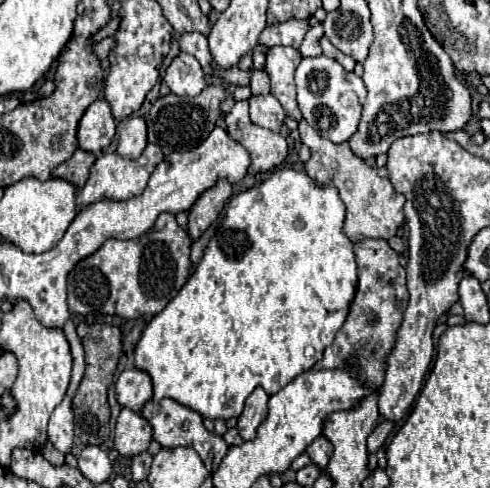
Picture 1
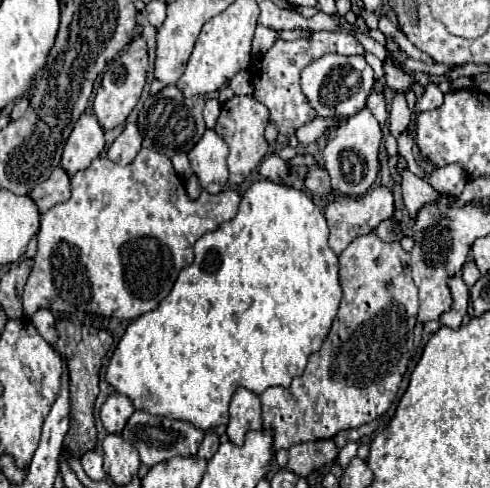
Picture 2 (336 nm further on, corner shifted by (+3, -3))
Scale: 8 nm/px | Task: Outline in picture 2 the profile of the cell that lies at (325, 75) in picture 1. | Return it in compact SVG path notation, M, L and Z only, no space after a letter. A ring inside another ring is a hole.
M325 54L309 62L301 70L301 90L319 118L337 118L337 116L351 118L361 106L365 106L365 98L369 96L371 86L373 86L373 70L363 60L363 56Z

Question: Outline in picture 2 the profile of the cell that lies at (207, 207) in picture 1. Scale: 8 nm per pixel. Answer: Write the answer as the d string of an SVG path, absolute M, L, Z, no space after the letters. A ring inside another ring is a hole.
M205 130L203 138L189 152L191 168L205 192L219 194L227 186L227 152L227 144L215 134L215 130Z

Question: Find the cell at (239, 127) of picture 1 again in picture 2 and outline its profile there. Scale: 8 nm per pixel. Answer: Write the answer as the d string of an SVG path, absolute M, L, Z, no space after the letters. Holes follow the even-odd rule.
M233 96L231 100L227 100L221 106L221 116L217 120L215 132L229 146L227 166L229 166L229 182L231 184L241 184L257 168L257 164L261 164L261 160L267 156L269 144L263 138L267 120L269 120L269 110L261 102L257 102L253 96Z

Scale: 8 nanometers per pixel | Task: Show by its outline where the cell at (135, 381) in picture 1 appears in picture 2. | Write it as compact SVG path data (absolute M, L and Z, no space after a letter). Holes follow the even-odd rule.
M115 392L101 406L101 422L107 432L121 434L121 430L125 428L125 424L133 412L135 412L135 406L131 404L131 400L127 396Z

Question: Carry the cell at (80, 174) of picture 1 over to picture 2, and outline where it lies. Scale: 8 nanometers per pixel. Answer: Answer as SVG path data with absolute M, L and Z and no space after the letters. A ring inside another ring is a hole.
M61 166L55 168L45 182L37 184L31 190L29 196L35 200L41 214L45 214L49 208L53 208L59 202L67 202L71 196L71 184L69 184L67 172Z

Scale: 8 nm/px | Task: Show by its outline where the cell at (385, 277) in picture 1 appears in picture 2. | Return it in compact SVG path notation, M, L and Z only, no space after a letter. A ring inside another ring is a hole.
M375 234L359 236L339 254L339 280L343 288L343 300L321 350L309 356L303 376L295 378L289 388L267 388L261 394L263 428L275 430L277 450L287 450L299 442L327 440L341 430L359 428L361 424L385 414L397 396L399 384L407 370L413 350L415 316L419 310L419 292L411 278L409 254L399 246L399 242L387 244Z

